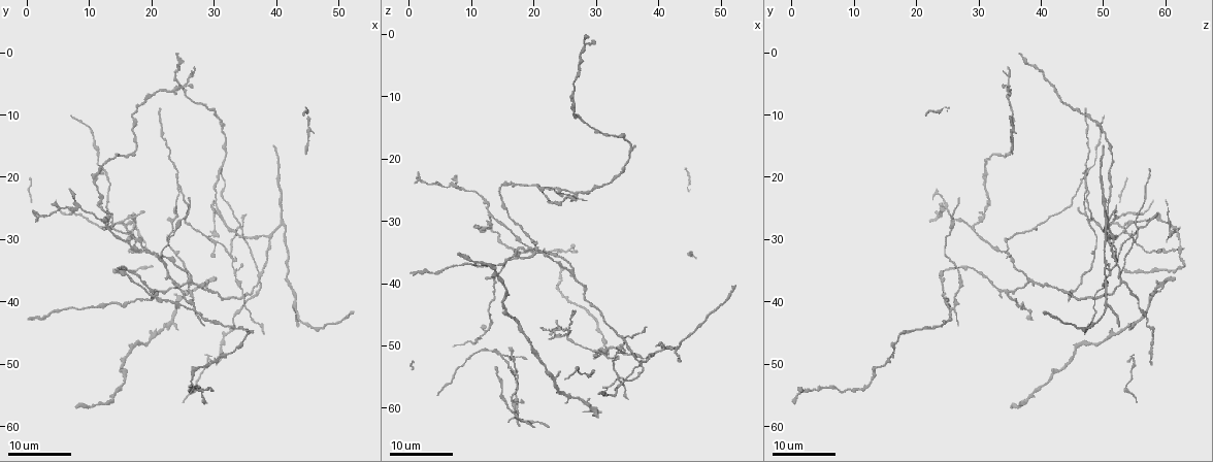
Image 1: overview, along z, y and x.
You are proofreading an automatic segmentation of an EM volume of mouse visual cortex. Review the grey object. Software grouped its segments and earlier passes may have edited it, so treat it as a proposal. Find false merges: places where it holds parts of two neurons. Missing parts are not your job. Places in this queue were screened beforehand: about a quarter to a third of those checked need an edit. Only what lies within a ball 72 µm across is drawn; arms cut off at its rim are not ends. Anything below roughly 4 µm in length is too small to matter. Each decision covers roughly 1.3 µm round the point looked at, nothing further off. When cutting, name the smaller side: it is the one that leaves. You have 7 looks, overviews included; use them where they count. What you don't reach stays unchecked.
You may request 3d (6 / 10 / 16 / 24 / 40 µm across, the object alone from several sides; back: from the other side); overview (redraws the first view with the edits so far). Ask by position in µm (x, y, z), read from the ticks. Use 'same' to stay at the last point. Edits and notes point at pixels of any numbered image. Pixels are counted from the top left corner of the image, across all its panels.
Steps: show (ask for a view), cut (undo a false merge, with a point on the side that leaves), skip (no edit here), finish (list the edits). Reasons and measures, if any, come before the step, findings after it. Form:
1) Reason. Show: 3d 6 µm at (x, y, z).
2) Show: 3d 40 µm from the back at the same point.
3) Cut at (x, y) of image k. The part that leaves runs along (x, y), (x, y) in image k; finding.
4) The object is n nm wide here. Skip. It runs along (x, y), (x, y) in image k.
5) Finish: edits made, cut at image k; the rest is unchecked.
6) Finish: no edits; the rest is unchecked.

Arms part here. Show: 3d 24 µm at (12.5, 28.0, 28.5).

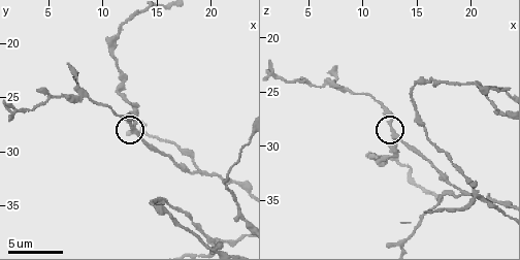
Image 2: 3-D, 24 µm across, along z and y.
Zoom in. Show: 3d 10 µm at (12.8, 28.0, 29.0).

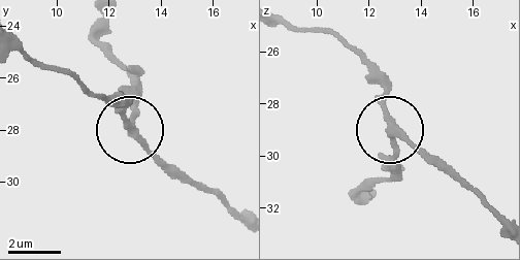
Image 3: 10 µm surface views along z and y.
The object is 220 nm wide here. Skip. It runs along (502, 224), (416, 144), (392, 131), (383, 79) in image 3; continuous, no second neuron.

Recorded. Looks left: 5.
Four arms meet. Show: 3d 16 µm at (26.5, 41.5, 25.5).

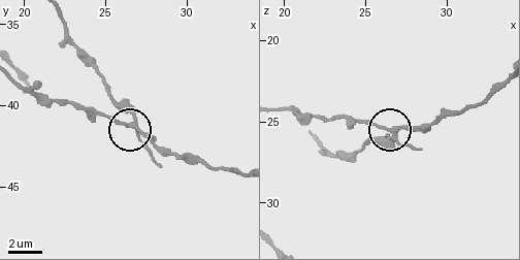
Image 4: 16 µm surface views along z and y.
Closer look. Show: 3d 6 µm at (26.9, 41.1, 25.6).

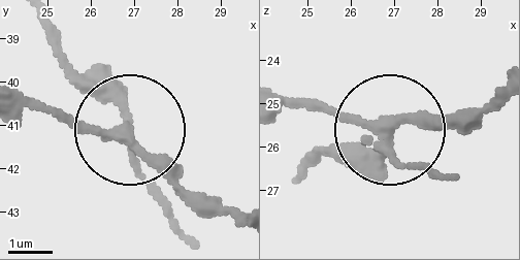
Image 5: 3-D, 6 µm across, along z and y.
Cut at (87, 82) of image 5. The part that leaves runs along (129, 131), (51, 24) in image 5; a second neuron is stuck on.

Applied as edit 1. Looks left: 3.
Show: overview.

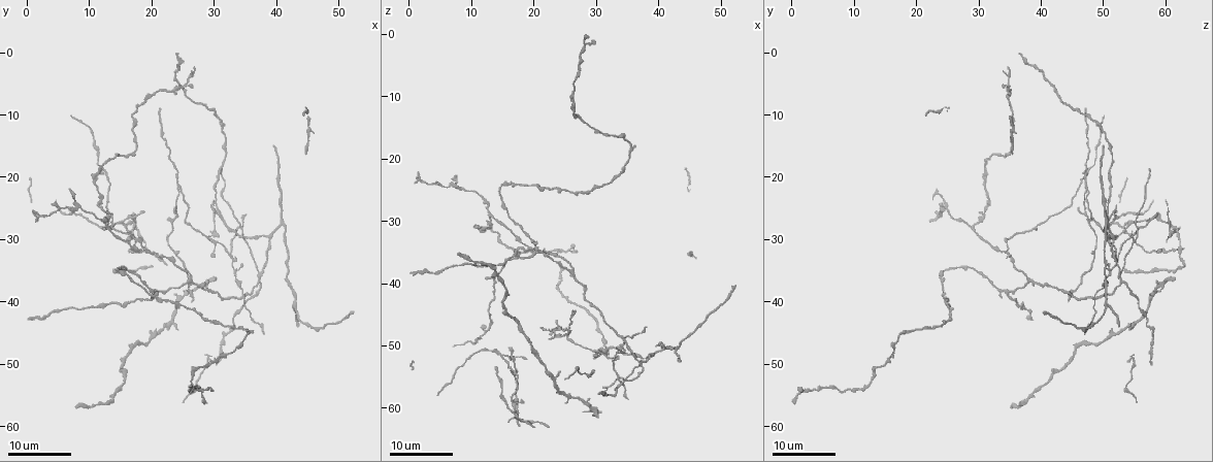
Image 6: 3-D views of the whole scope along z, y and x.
Branch point. Show: 3d 16 µm at (20.5, 38.5, 34.5).

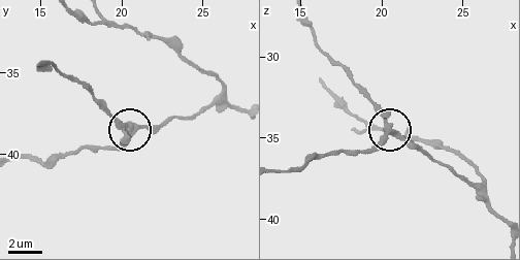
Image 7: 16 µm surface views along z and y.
Closer look. Show: 3d 10 µm at (20.4, 38.6, 34.6).

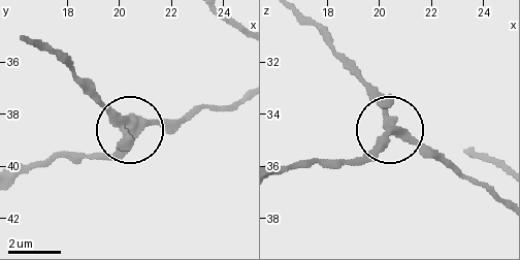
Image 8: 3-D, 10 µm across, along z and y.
The object is 320 nm wide here. Skip. It runs along (498, 200), (392, 134), (348, 163) in image 8; all the same neuron.

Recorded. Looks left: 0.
Finish: edits made, cut at image 5; the rest is unchecked.

